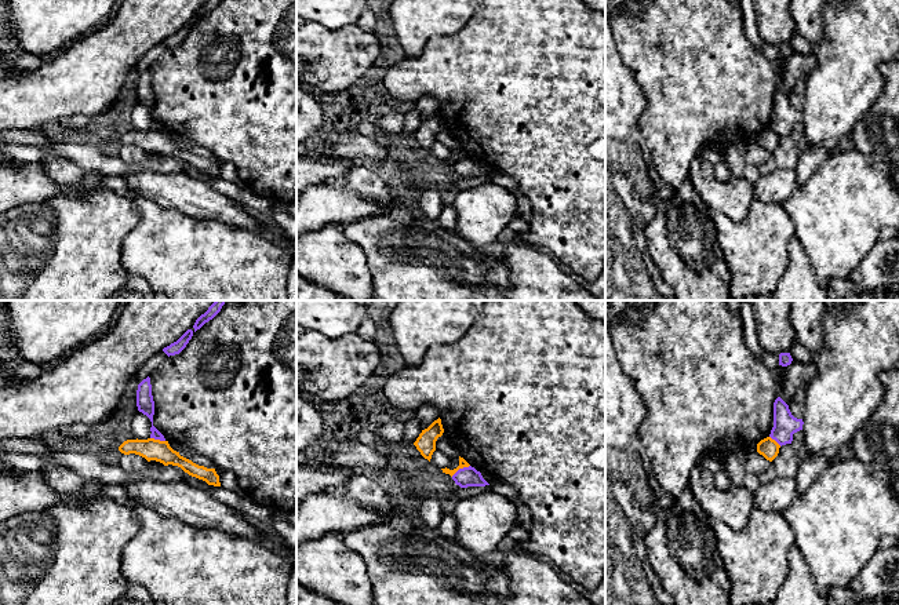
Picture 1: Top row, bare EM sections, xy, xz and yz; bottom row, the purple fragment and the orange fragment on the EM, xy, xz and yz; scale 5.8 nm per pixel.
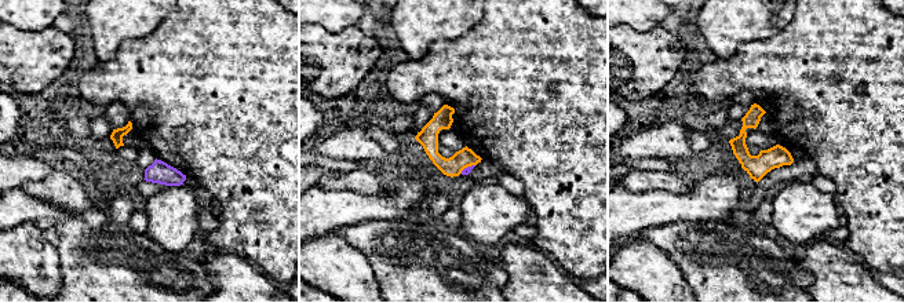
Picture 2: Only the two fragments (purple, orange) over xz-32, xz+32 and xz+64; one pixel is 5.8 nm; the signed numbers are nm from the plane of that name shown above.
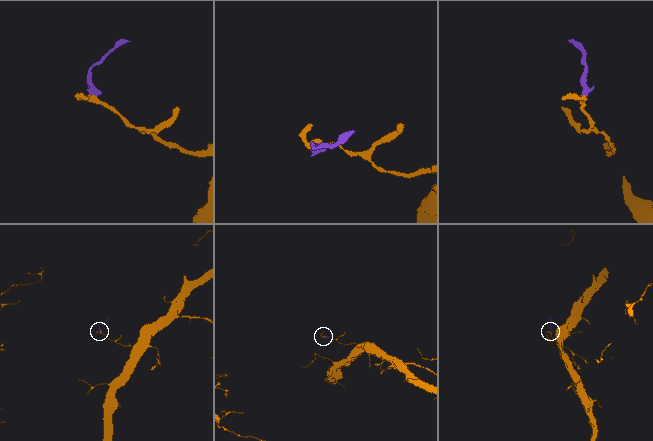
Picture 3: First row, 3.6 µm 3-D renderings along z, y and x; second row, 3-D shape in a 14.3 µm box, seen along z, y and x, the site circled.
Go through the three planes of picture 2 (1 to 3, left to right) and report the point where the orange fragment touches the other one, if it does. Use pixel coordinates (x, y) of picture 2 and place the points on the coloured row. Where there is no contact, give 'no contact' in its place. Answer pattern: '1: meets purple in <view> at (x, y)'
1: no contact
2: meets purple in xz+32 at (467, 167)
3: no contact

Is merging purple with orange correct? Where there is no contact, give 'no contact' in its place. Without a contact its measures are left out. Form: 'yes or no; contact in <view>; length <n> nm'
no; contact in xz; length 130 nm

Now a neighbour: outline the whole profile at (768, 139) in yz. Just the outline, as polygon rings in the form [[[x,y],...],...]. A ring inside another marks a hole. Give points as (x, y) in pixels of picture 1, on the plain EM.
[[[767,128],[757,135],[757,143],[769,153],[778,147],[779,139],[780,136],[771,128]]]

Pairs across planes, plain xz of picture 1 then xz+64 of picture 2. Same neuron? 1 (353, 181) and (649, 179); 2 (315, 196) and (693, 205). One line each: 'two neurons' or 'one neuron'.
1: one neuron
2: one neuron

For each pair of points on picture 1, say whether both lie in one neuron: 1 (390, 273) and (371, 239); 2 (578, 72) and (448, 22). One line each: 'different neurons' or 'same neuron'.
1: same neuron
2: different neurons

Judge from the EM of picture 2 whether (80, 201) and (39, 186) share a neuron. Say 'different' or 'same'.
same

